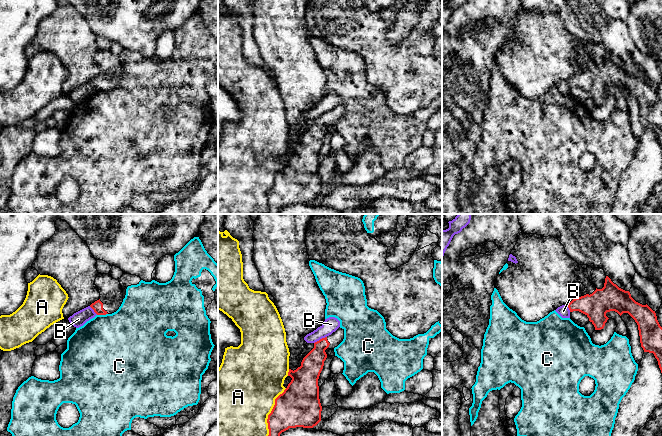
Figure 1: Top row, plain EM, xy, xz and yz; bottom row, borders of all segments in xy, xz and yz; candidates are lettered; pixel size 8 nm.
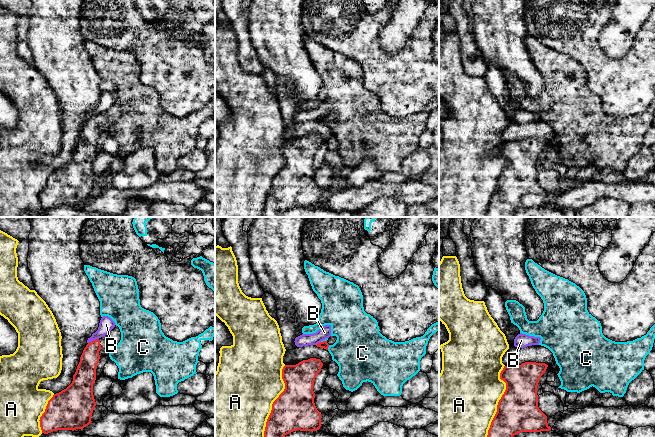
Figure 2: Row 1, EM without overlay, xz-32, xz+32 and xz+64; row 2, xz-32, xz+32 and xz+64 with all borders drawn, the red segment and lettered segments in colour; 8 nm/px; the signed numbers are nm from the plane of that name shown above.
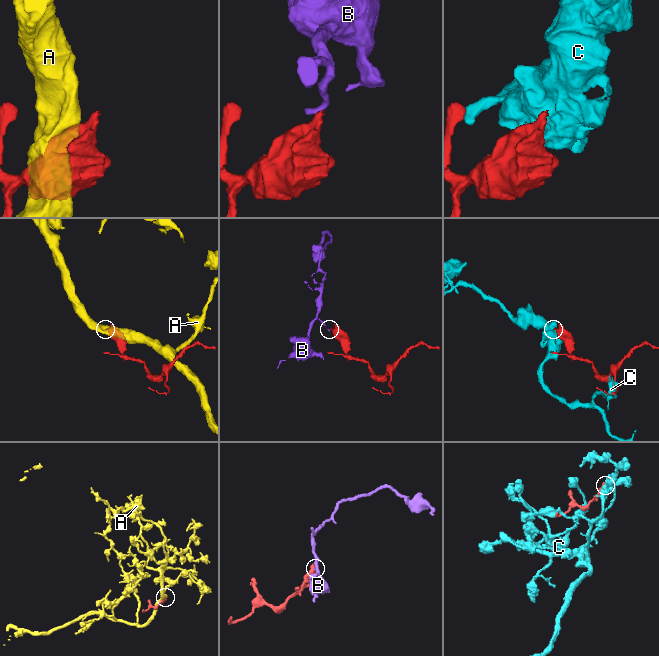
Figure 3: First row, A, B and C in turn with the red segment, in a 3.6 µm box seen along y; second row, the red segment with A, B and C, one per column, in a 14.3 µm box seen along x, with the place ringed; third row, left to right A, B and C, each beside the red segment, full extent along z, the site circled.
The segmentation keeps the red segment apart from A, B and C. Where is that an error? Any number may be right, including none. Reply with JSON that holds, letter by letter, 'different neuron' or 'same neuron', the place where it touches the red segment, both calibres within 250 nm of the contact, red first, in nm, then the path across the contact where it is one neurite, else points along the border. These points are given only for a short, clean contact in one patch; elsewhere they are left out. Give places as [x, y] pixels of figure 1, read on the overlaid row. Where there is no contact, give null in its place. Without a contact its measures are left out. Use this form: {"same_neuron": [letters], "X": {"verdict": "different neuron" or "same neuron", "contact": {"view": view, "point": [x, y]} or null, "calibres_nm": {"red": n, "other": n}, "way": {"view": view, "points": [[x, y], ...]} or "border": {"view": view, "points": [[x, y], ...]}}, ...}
{"same_neuron": [], "A": {"verdict": "different neuron", "contact": {"view": "xz", "point": [271, 412]}, "calibres_nm": {"red": 340, "other": 480}}, "B": {"verdict": "different neuron", "contact": {"view": "xz", "point": [320, 339]}, "calibres_nm": {"red": 180, "other": 120}, "border": {"view": "xz", "points": [[326, 336], [314, 343]]}}, "C": {"verdict": "different neuron", "contact": {"view": "xy", "point": [102, 314]}, "calibres_nm": {"red": 90, "other": 480}}}

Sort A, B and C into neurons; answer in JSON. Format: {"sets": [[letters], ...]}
{"sets": [["A"], ["B"], ["C"]]}

